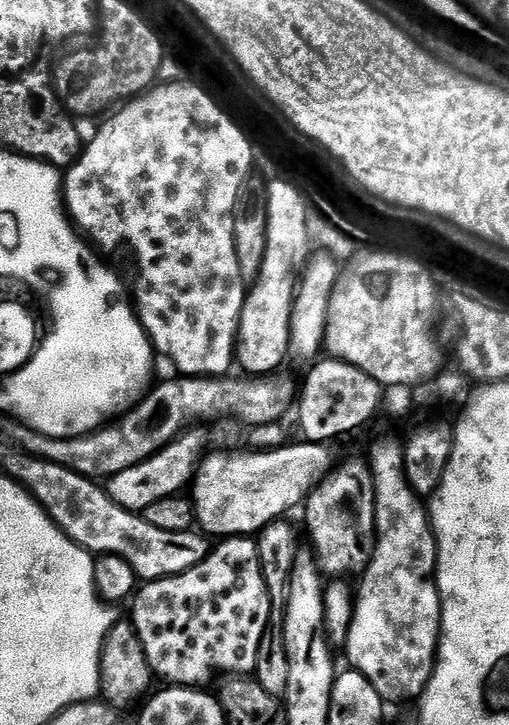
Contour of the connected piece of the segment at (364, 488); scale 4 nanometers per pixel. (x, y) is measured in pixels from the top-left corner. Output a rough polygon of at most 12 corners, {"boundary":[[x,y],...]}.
{"boundary":[[352,460],[308,493],[321,573],[352,578],[376,549],[374,478]]}

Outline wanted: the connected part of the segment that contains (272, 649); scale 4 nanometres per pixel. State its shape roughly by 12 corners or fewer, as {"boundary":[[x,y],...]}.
{"boundary":[[288,518],[265,524],[256,545],[272,609],[254,675],[271,696],[290,682],[284,611],[297,552]]}

